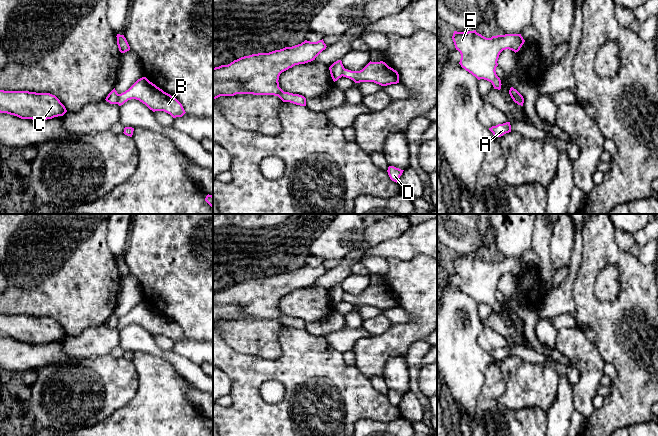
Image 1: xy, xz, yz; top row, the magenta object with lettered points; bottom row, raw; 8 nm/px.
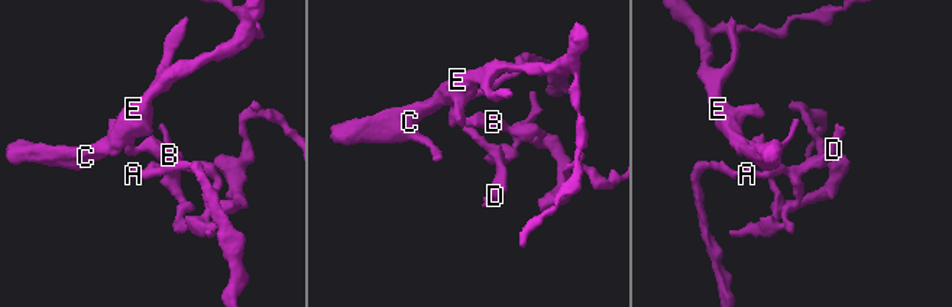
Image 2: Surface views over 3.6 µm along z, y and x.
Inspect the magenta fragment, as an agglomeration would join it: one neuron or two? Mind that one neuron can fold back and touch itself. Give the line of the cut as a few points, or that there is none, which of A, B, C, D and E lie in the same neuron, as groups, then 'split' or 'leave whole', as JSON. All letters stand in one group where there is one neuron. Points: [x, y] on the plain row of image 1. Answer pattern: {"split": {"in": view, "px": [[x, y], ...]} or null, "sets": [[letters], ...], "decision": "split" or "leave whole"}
{"split": {"in": "xy", "px": [[119, 318], [116, 327]]}, "sets": [["A", "B", "D"], ["C", "E"]], "decision": "split"}

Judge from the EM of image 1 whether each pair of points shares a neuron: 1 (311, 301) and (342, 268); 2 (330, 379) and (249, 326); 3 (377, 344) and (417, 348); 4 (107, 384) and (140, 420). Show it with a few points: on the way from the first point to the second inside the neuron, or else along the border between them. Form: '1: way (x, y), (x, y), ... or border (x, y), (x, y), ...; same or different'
1: border (314, 284), (321, 285), (328, 291); different
2: border (284, 326), (281, 355), (260, 358); different
3: border (423, 339), (414, 342), (403, 357); different
4: border (138, 384), (135, 395), (106, 418); different

